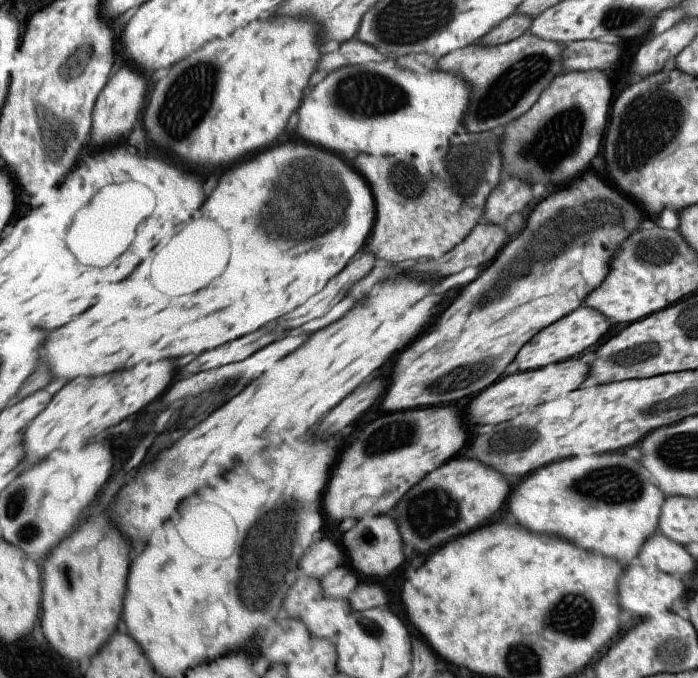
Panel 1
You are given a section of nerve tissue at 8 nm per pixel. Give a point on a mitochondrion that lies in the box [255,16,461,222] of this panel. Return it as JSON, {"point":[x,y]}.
{"point":[364,94]}

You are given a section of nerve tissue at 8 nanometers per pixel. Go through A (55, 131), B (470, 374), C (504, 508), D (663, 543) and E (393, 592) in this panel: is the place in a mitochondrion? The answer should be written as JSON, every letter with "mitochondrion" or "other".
{"A":"mitochondrion","B":"mitochondrion","C":"other","D":"other","E":"other"}

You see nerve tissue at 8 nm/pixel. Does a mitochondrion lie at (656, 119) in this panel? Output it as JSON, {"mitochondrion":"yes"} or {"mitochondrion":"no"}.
{"mitochondrion":"yes"}

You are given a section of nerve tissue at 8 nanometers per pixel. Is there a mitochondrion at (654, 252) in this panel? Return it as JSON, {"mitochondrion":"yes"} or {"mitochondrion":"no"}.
{"mitochondrion":"yes"}

